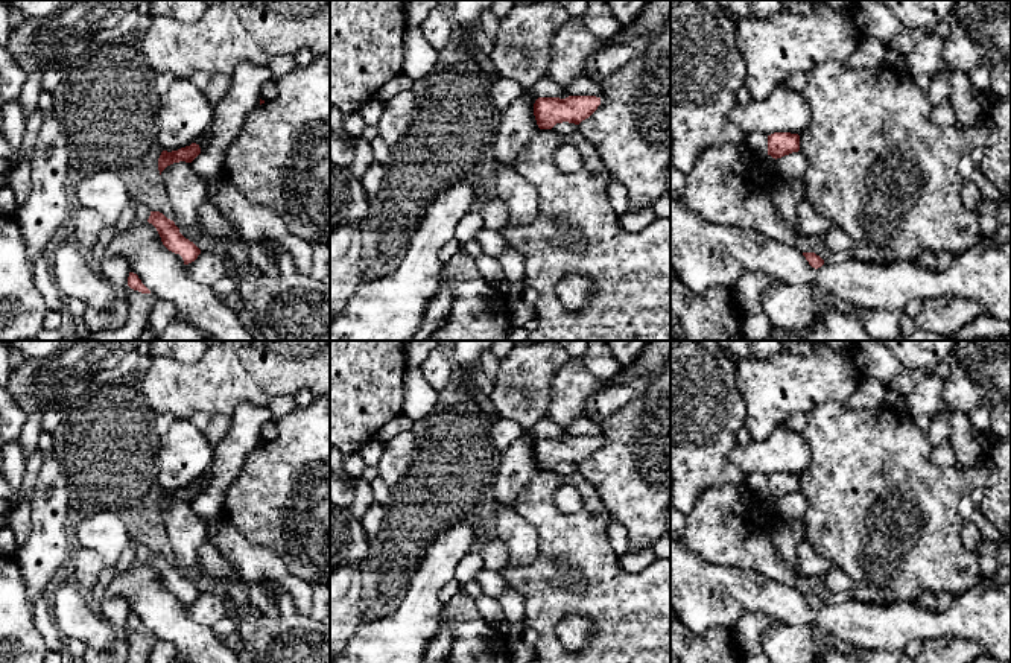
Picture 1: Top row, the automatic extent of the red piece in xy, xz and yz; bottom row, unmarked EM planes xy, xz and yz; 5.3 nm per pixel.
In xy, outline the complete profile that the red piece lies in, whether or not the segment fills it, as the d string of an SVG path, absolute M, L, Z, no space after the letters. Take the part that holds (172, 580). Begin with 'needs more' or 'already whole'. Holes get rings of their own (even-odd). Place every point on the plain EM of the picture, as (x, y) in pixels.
already whole; M151 552L147 563L157 569L163 585L169 592L182 598L184 605L195 602L201 595L201 590L193 582L185 579L179 573L179 569L175 566L175 563L167 560L163 554Z

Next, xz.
already whole; M596 436L538 438L534 444L534 456L540 470L552 470L556 464L579 465L601 446Z

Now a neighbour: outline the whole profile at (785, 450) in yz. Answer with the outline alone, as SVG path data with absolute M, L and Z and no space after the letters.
M781 424L766 439L751 439L745 446L736 444L730 459L743 474L791 473L800 476L810 461L810 449L801 432Z

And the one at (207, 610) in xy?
M201 592L198 599L185 605L187 616L202 627L214 628L230 614L228 604L217 595Z

